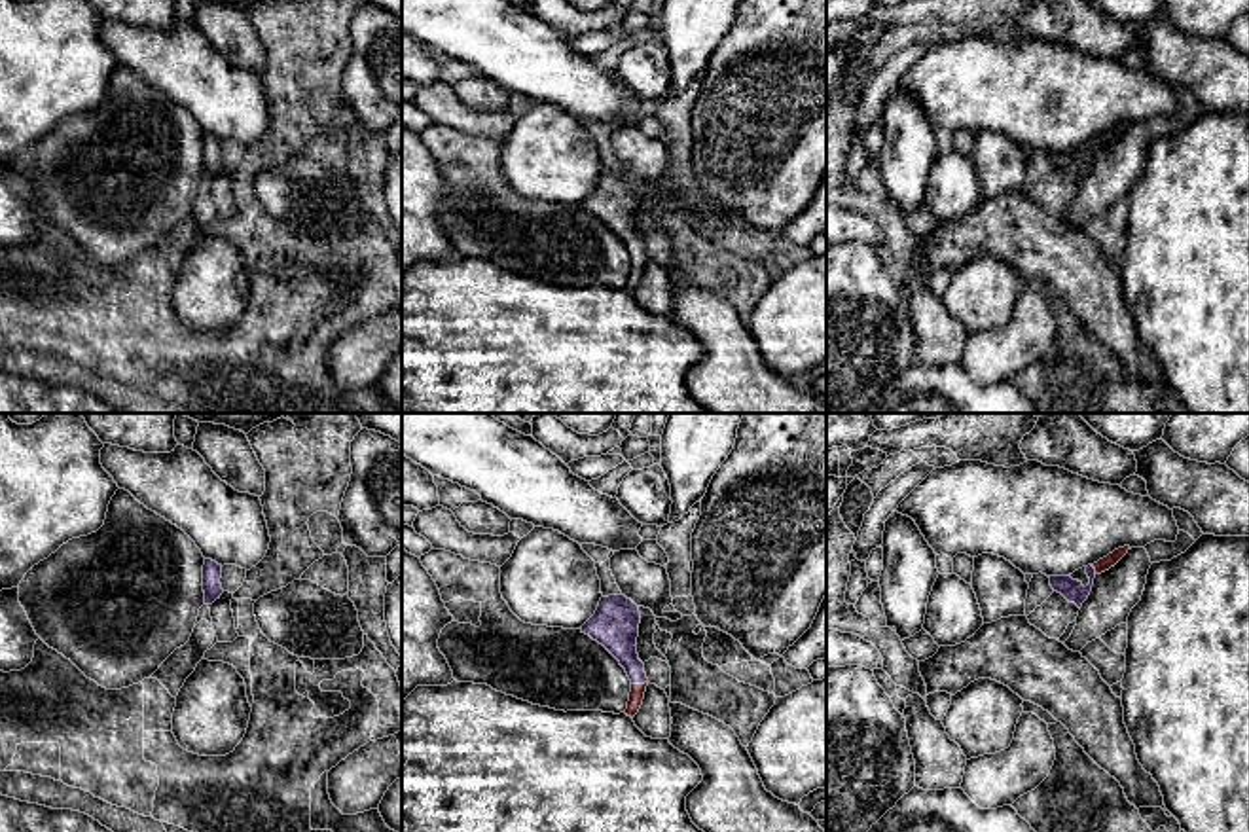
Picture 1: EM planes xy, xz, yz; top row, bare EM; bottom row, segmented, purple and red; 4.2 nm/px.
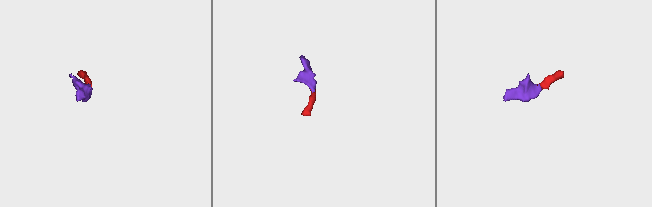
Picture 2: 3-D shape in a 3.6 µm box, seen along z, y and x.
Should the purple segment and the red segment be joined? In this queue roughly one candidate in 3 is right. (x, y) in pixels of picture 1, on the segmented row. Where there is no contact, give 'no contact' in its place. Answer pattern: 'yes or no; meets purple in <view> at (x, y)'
yes; meets purple in xz at (639, 683)

